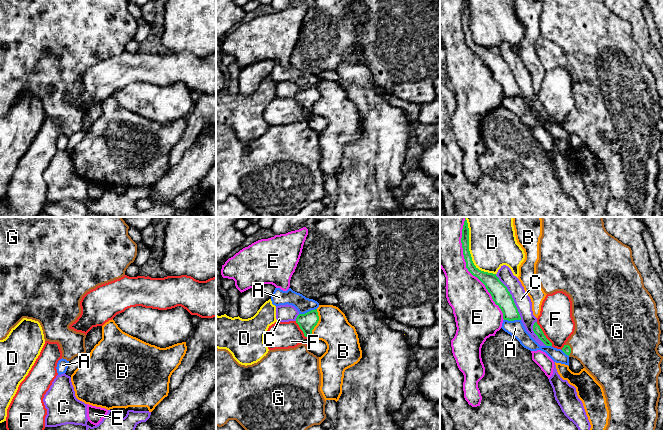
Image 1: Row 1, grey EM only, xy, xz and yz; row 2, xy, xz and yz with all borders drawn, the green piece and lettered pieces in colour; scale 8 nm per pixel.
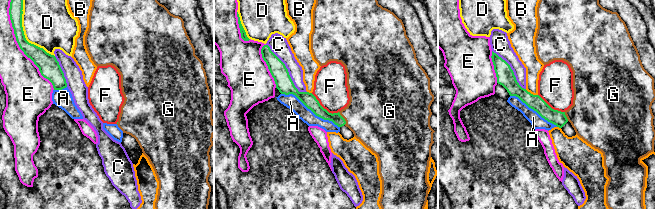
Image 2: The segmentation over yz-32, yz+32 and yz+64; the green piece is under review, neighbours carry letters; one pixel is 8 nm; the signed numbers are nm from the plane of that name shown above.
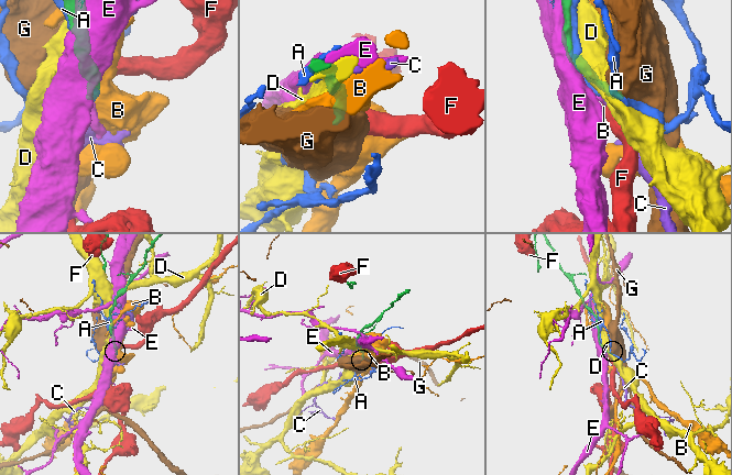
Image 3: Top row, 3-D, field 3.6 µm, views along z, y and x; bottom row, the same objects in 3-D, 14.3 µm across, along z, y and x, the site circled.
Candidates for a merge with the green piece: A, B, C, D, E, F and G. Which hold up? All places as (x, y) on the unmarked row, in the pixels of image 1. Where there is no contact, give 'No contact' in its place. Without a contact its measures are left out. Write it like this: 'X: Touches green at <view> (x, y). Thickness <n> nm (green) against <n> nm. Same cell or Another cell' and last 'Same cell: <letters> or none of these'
A: Touches green at xz (307, 88). Thickness 140 nm (green) against 120 nm. Another cell
B: Touches green at xz (317, 98). Thickness 140 nm (green) against 260 nm. Another cell
C: Touches green at yz (511, 73). Thickness 150 nm (green) against 130 nm. Another cell
D: Touches green at yz (470, 31). Thickness 110 nm (green) against 360 nm. Another cell
E: Touches green at yz (470, 48). Thickness 140 nm (green) against 320 nm. Another cell
F: Touches green at yz (543, 110). Thickness 70 nm (green) against 260 nm. Another cell
G: Touches green at yz (570, 125). Thickness 70 nm (green) against 460 nm. Same cell
Same cell: G

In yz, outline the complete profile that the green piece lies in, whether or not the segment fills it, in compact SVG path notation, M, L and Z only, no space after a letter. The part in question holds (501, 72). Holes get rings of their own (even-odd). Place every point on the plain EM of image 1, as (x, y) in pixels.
M468 0L463 1L461 19L466 44L473 52L477 53L485 61L486 65L491 70L493 77L501 85L503 95L508 97L521 96L512 71L496 50L481 47L474 41L469 27Z

